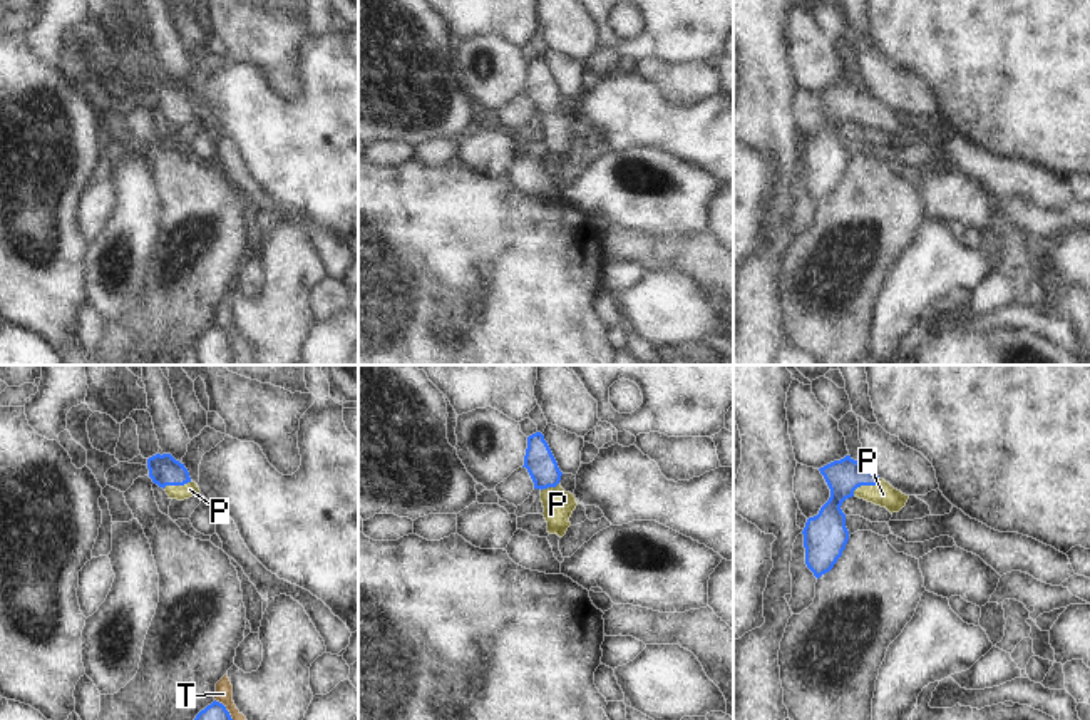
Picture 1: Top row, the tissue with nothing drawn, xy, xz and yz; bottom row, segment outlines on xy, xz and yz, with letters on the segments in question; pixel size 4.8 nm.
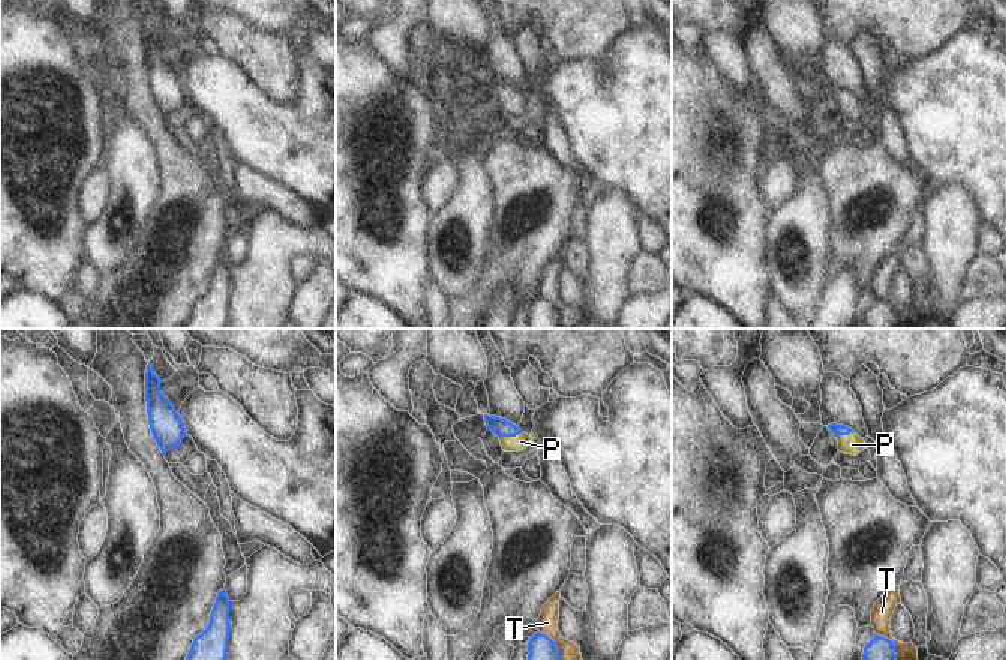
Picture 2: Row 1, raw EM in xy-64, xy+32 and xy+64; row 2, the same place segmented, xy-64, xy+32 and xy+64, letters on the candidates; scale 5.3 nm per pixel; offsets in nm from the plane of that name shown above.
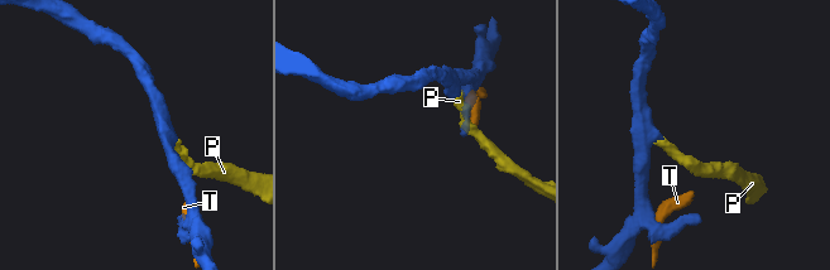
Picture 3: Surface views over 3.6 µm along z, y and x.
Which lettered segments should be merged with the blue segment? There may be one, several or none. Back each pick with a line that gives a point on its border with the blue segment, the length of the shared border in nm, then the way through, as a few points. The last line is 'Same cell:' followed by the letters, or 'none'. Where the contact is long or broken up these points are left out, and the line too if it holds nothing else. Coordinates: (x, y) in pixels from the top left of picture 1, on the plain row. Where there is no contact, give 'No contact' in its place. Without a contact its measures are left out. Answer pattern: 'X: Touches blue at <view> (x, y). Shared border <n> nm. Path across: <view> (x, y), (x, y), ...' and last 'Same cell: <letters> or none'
P: Touches blue at yz (864, 109). Shared border 150 nm. Path across: yz (844, 101), (864, 109), (883, 119)
Same cell: P.

